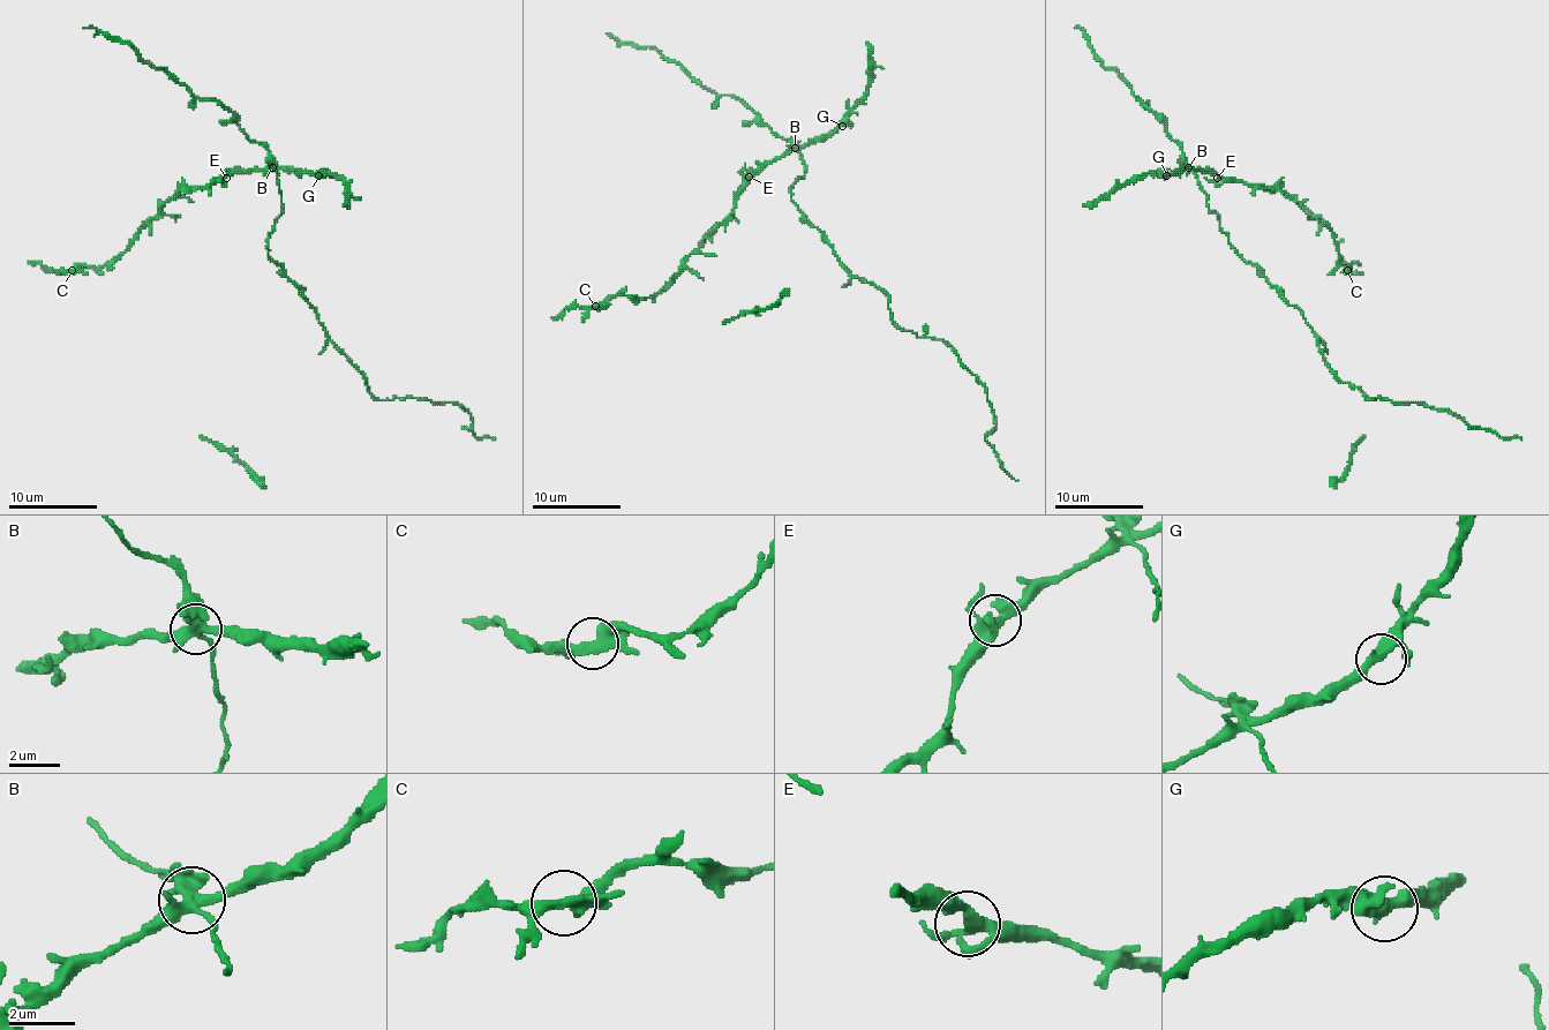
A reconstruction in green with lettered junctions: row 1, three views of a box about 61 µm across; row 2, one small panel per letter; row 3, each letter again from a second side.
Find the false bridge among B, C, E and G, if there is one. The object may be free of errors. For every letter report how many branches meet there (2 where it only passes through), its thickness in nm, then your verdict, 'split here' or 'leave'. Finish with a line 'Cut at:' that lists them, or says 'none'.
B: 5 branches meet; 360 nm thick; split here
C: 3 branches meet; 400 nm thick; leave
E: 5 branches meet; 360 nm thick; leave
G: 3 branches meet; 360 nm thick; leave
Cut at: B

